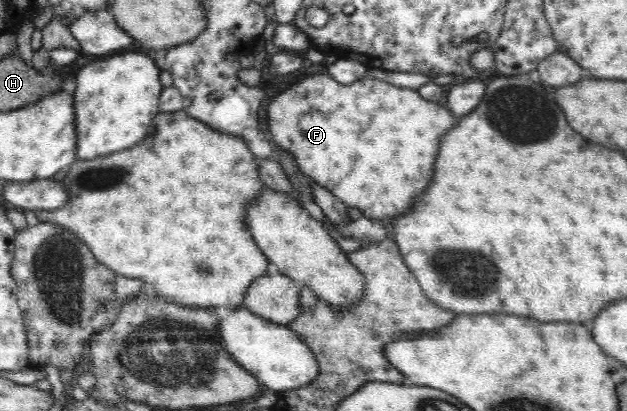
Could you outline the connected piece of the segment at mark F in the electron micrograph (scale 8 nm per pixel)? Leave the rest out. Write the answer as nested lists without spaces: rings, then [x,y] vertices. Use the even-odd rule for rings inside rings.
[[[317,74],[317,76],[309,76],[309,78],[289,86],[289,88],[285,88],[278,95],[267,106],[268,124],[271,133],[271,139],[268,140],[271,140],[274,148],[280,147],[281,150],[291,153],[299,166],[299,171],[309,178],[310,182],[317,182],[317,185],[325,187],[331,193],[337,192],[337,198],[343,200],[348,207],[357,207],[362,212],[363,217],[375,218],[375,220],[397,218],[397,216],[411,210],[413,202],[419,200],[419,196],[425,192],[425,188],[429,186],[429,182],[433,178],[433,166],[435,166],[435,158],[439,154],[441,136],[447,132],[447,128],[451,130],[459,122],[459,118],[455,118],[451,112],[447,112],[447,108],[443,108],[437,101],[429,102],[422,98],[418,89],[393,86],[370,76],[357,80],[353,84],[343,84],[341,86],[341,83],[337,82],[331,75]]]

